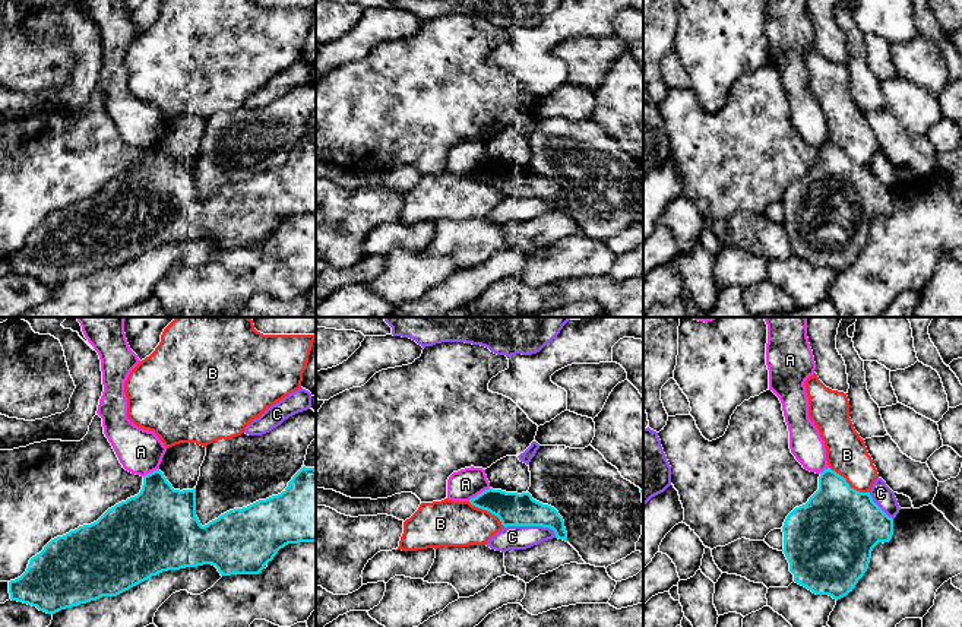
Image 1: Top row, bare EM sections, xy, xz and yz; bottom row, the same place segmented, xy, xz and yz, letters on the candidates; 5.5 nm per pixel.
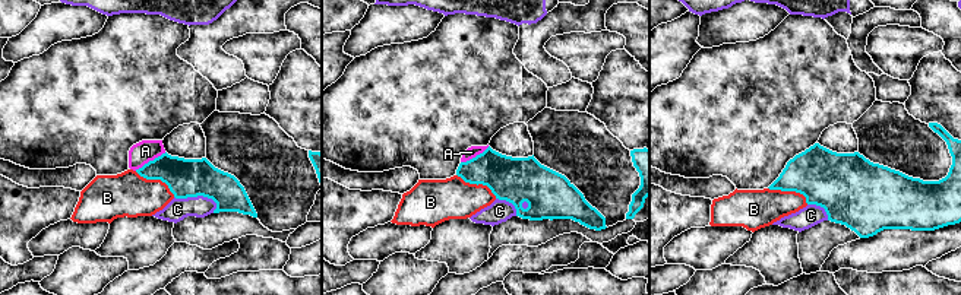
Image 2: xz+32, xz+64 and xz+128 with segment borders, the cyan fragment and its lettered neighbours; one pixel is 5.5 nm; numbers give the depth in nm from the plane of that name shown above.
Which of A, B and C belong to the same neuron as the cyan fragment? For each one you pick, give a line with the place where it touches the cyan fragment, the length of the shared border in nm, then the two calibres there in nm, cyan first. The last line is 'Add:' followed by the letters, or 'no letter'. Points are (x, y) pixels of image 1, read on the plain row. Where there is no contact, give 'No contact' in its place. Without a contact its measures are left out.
Add: no letter

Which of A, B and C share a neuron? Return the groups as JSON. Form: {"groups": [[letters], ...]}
{"groups": [["A"], ["B"], ["C"]]}

